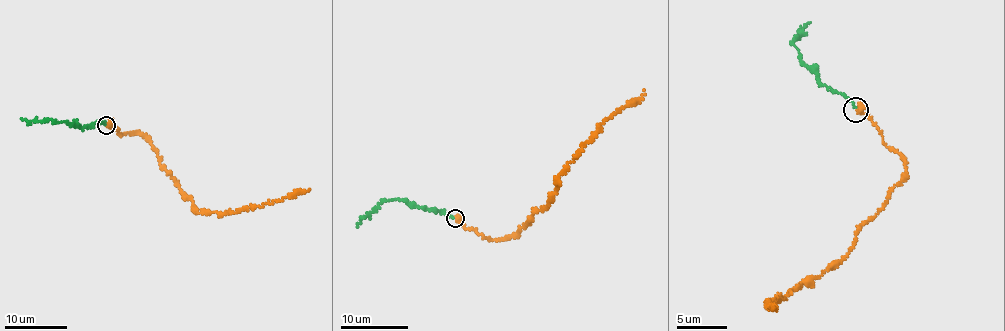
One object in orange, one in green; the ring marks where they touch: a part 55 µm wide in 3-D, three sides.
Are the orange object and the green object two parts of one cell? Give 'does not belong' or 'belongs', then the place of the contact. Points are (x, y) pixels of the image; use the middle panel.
belongs | (455, 218)

